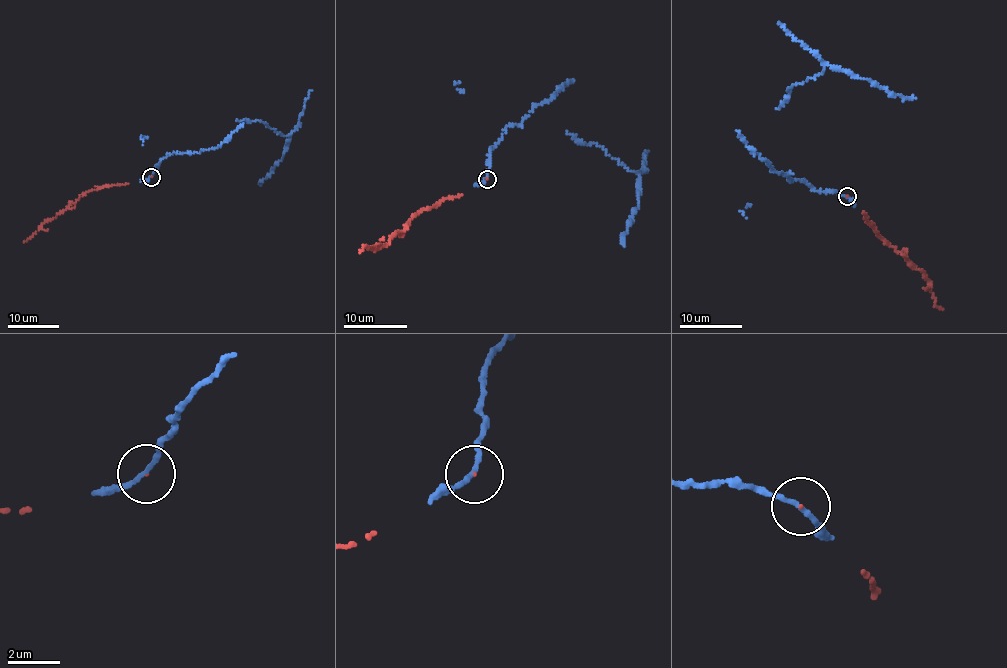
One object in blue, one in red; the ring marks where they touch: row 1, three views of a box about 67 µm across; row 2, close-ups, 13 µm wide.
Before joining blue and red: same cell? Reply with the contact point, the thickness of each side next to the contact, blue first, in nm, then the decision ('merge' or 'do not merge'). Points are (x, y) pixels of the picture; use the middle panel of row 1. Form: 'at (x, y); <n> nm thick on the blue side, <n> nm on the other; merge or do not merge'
at (487, 179); 180 nm thick on the blue side, 50 nm on the other; merge

